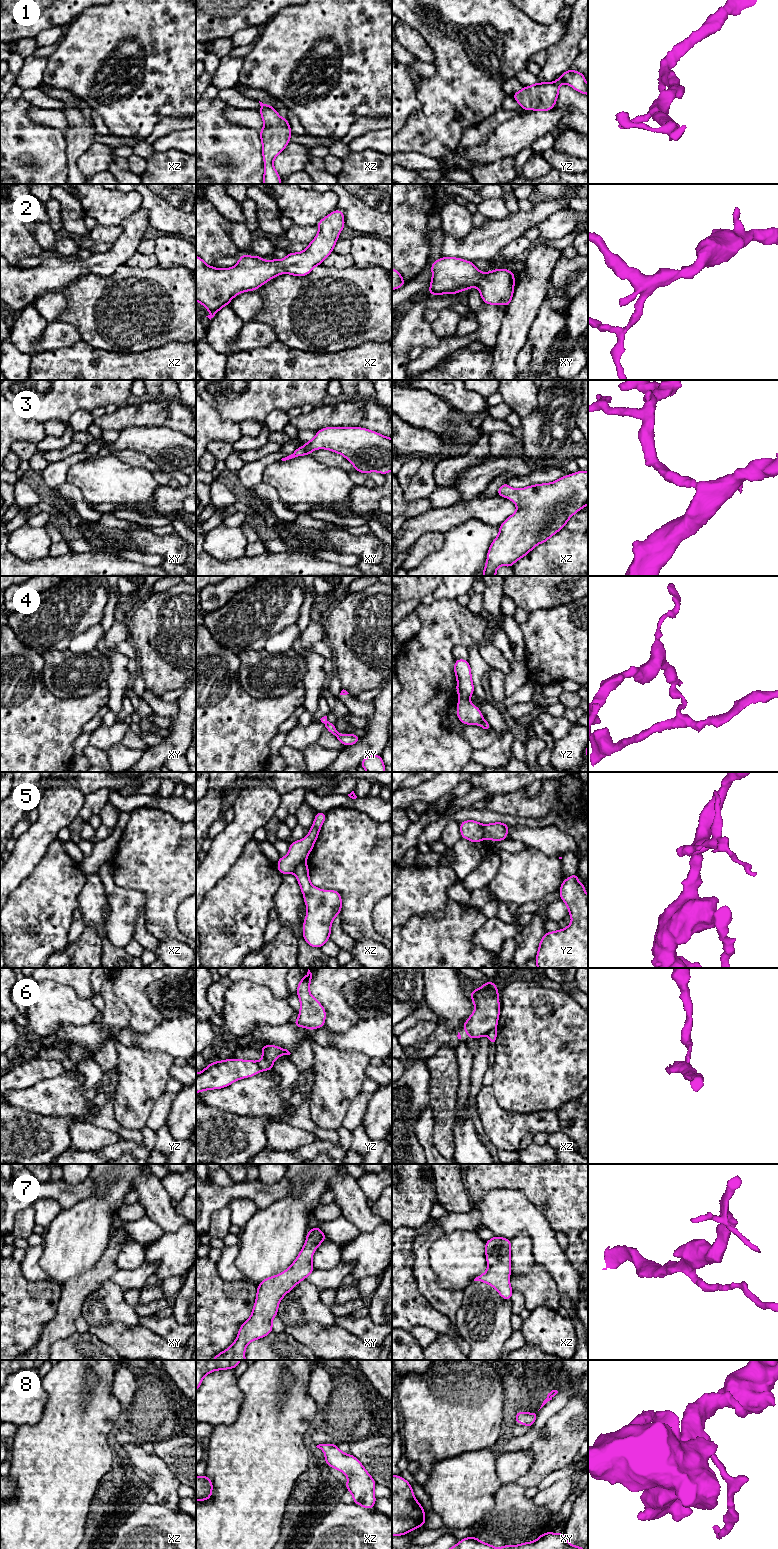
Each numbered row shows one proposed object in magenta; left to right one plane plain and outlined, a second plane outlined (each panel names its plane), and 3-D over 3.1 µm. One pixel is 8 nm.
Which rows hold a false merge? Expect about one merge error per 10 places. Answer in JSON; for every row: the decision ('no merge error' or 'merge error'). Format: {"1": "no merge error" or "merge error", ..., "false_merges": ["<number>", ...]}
{"1": "no merge error", "2": "no merge error", "3": "no merge error", "4": "no merge error", "5": "merge error", "6": "merge error", "7": "no merge error", "8": "no merge error", "false_merges": ["5", "6"]}

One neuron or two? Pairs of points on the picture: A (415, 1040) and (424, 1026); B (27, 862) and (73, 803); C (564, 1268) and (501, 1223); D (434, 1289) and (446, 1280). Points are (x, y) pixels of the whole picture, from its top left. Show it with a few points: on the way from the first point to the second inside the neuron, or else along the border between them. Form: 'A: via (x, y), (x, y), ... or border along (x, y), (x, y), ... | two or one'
A: via (416, 1037), (423, 1029) | one
B: via (30, 847), (58, 818) | one
C: via (547, 1251), (544, 1243), (524, 1223), (518, 1223) | one
D: border along (429, 1264), (437, 1282), (441, 1286), (462, 1291) | two

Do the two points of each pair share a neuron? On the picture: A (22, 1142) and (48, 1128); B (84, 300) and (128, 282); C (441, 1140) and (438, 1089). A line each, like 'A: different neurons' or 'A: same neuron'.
A: same neuron
B: same neuron
C: same neuron

